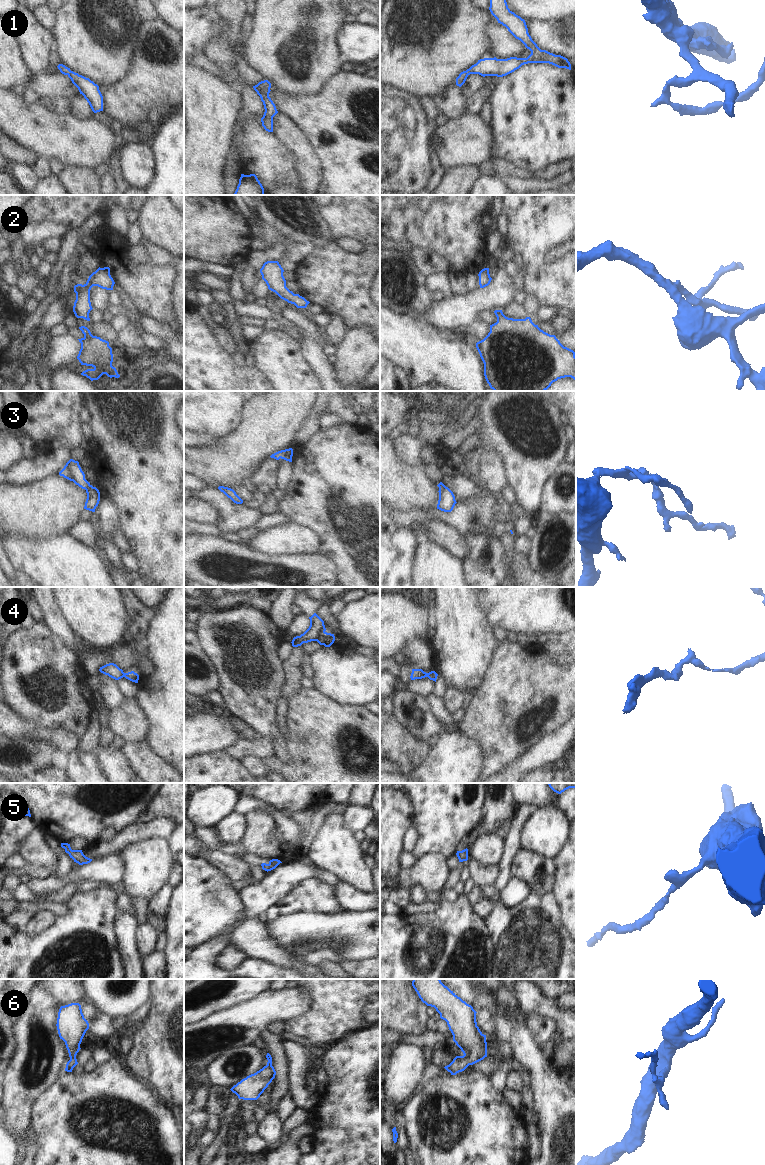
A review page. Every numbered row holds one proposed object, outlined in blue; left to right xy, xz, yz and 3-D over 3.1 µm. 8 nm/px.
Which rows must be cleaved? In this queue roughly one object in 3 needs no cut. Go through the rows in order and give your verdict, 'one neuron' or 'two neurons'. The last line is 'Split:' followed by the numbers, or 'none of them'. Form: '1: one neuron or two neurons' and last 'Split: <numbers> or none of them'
1: one neuron
2: one neuron
3: one neuron
4: two neurons
5: one neuron
6: one neuron
Split: 4

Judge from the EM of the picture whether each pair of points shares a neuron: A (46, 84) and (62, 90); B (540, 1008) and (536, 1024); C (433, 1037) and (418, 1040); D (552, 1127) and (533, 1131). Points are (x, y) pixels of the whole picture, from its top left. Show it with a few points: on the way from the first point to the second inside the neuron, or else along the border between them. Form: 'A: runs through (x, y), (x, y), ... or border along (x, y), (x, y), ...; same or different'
A: runs through (50, 86), (58, 86); same
B: border along (537, 1014), (549, 1018), (557, 1028); different
C: runs through (429, 1039), (422, 1040); same
D: border along (537, 1127), (542, 1153); different

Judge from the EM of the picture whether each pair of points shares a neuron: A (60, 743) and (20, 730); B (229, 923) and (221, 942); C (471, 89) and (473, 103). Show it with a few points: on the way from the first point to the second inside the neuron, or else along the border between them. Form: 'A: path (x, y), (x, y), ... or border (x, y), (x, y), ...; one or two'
A: path (50, 736), (36, 734), (30, 730); one
B: border (231, 941), (227, 936), (217, 936), (202, 945); two
C: border (485, 85), (468, 99); two

